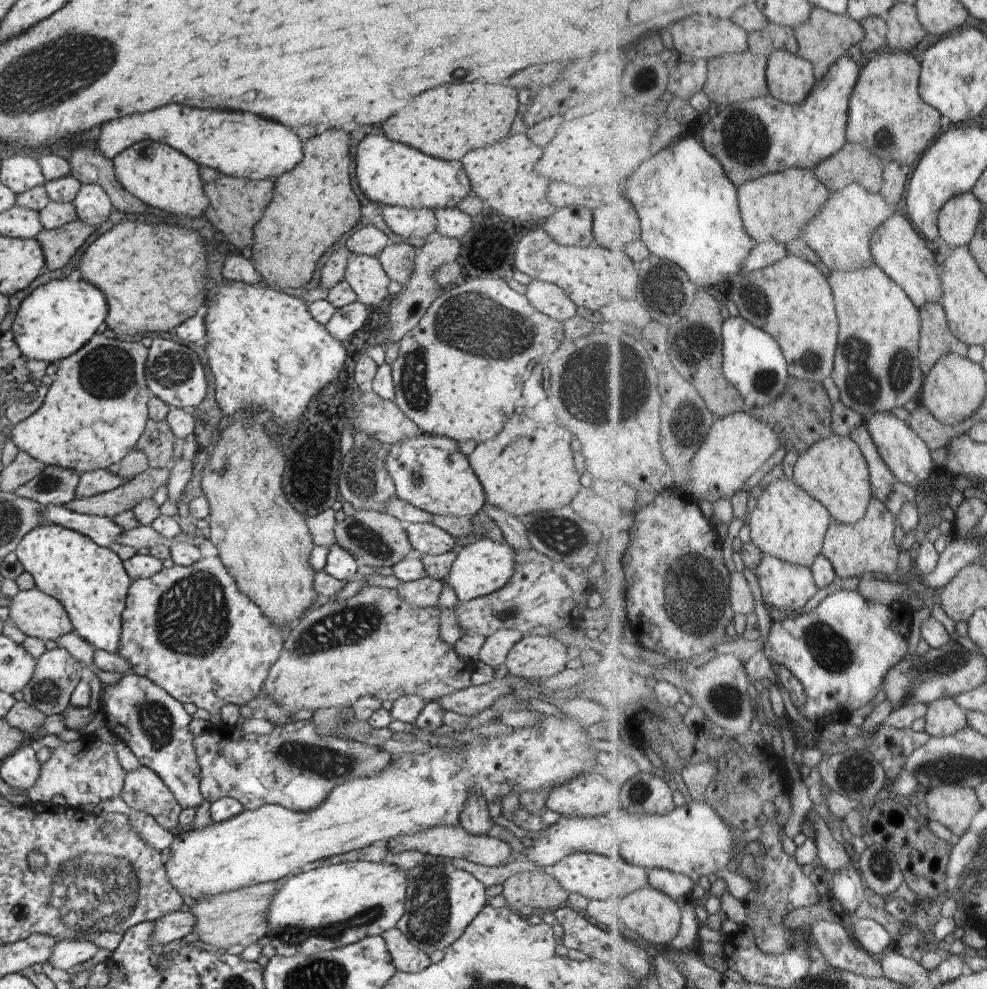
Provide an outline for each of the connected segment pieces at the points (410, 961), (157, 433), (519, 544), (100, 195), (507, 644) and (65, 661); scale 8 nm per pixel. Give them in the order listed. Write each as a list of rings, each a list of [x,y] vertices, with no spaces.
[[[397,927],[382,936],[397,971],[420,973],[431,966],[430,956],[411,944]]]
[[[149,419],[146,429],[133,450],[146,454],[152,468],[163,469],[172,466],[175,437],[166,420],[154,421]]]
[[[485,503],[482,510],[496,523],[496,526],[502,531],[504,541],[513,550],[531,549],[526,530],[521,524],[520,518],[511,516],[489,503]]]
[[[95,183],[82,185],[72,204],[78,219],[96,228],[108,220],[114,211],[108,194]]]
[[[499,629],[489,635],[479,653],[479,661],[493,669],[505,664],[507,655],[524,636],[517,629]]]
[[[64,648],[45,651],[36,660],[32,679],[23,689],[24,701],[35,710],[44,715],[58,715],[70,706],[72,692],[81,680],[81,664],[72,657]]]

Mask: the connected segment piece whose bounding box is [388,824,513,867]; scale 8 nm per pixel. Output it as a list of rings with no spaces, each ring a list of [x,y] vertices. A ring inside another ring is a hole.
[[[460,824],[456,827],[437,827],[417,834],[403,835],[390,840],[388,846],[390,851],[394,853],[418,851],[434,857],[448,858],[448,860],[465,859],[466,861],[489,867],[504,865],[513,854],[513,848],[507,842],[498,840],[498,838],[490,838],[487,835],[470,835],[461,828]]]

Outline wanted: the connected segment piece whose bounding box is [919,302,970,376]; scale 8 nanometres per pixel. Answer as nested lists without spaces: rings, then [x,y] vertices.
[[[942,302],[926,304],[922,310],[923,342],[919,360],[923,363],[923,370],[927,376],[949,353],[970,356],[970,345],[960,340],[951,330],[949,315]]]

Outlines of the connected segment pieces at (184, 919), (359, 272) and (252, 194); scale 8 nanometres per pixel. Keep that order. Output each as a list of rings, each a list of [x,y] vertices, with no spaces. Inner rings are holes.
[[[186,910],[182,912],[169,913],[154,921],[153,932],[149,936],[149,942],[152,948],[156,950],[156,946],[165,946],[177,939],[191,937],[193,927],[195,926],[195,917],[192,912]]]
[[[355,255],[348,261],[344,280],[356,293],[357,300],[366,306],[370,306],[371,309],[379,309],[391,299],[388,293],[388,286],[391,280],[386,274],[386,271],[382,268],[377,257]]]
[[[220,175],[216,176],[216,180],[208,180],[208,183],[204,184],[203,190],[209,198],[204,217],[228,238],[228,244],[232,244],[232,248],[241,251],[250,248],[253,243],[254,228],[274,197],[274,180],[252,181],[236,176]]]

